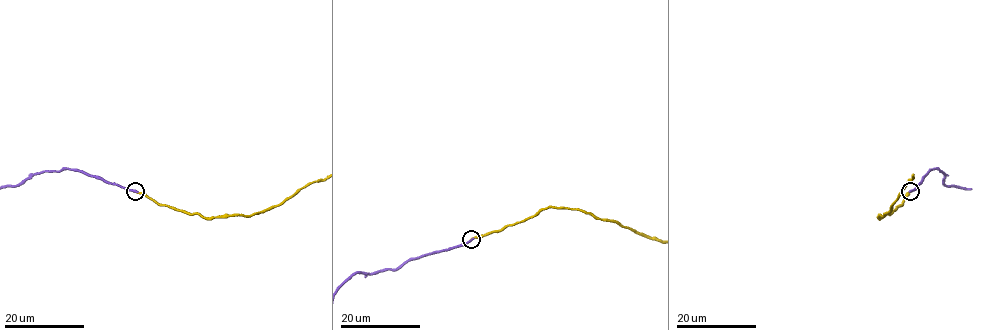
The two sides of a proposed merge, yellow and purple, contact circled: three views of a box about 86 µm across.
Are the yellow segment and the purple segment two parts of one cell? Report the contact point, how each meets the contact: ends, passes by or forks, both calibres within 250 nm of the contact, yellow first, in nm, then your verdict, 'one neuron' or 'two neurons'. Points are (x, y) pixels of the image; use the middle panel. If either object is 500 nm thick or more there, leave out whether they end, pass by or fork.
place (471, 239); yellow ends; purple ends; calibres 180 and 320 nm; one neuron

